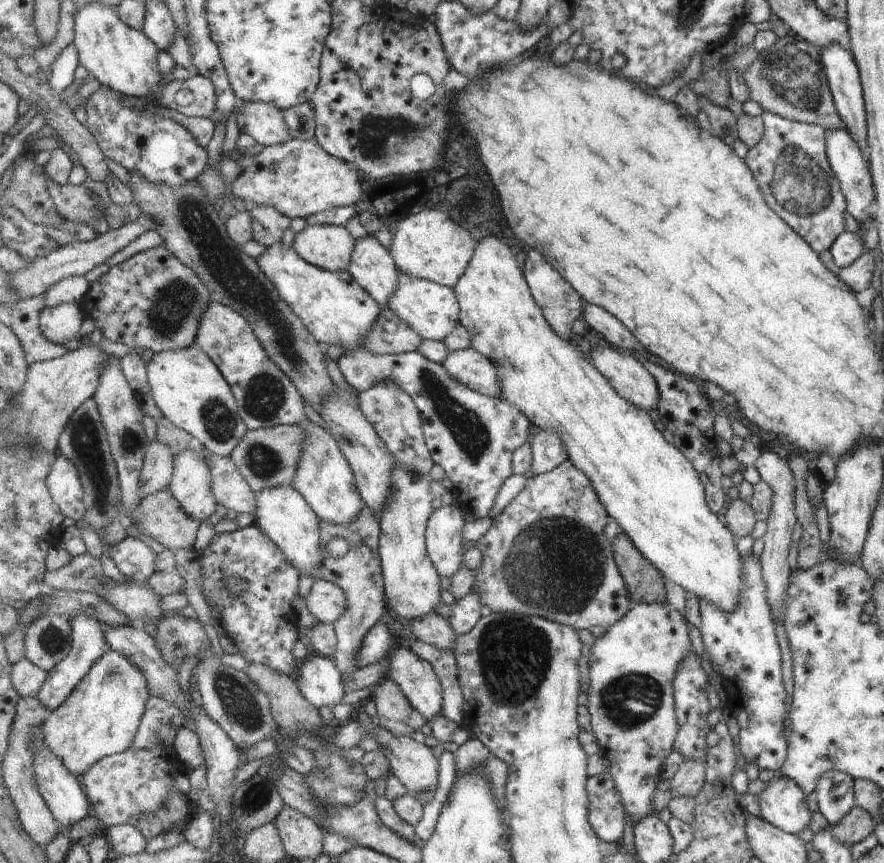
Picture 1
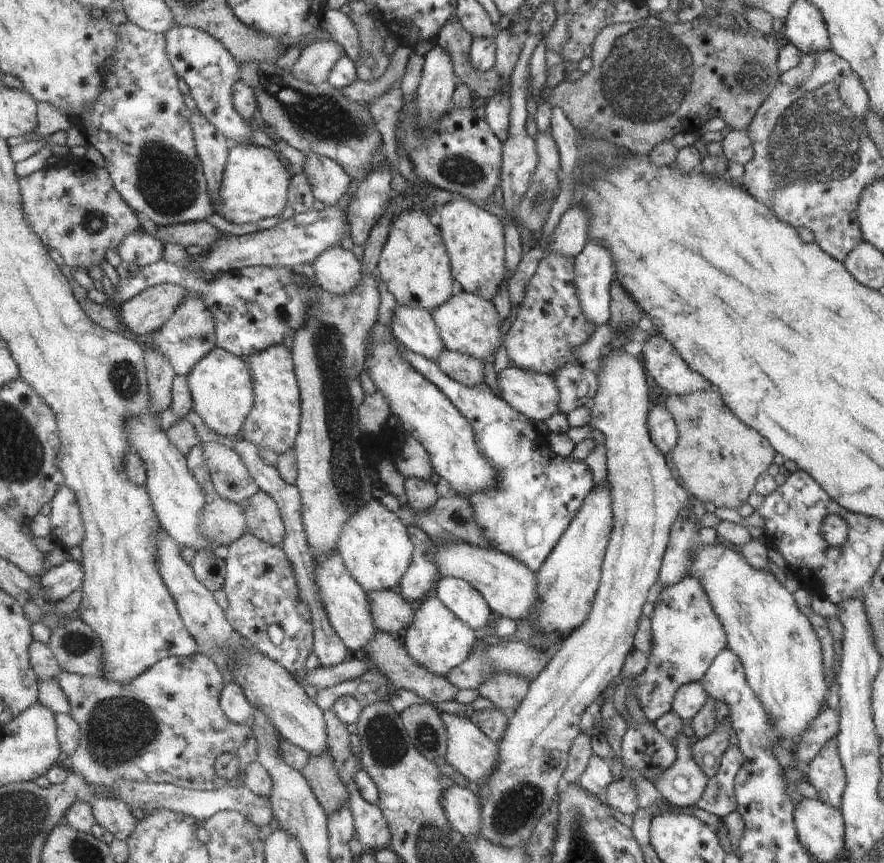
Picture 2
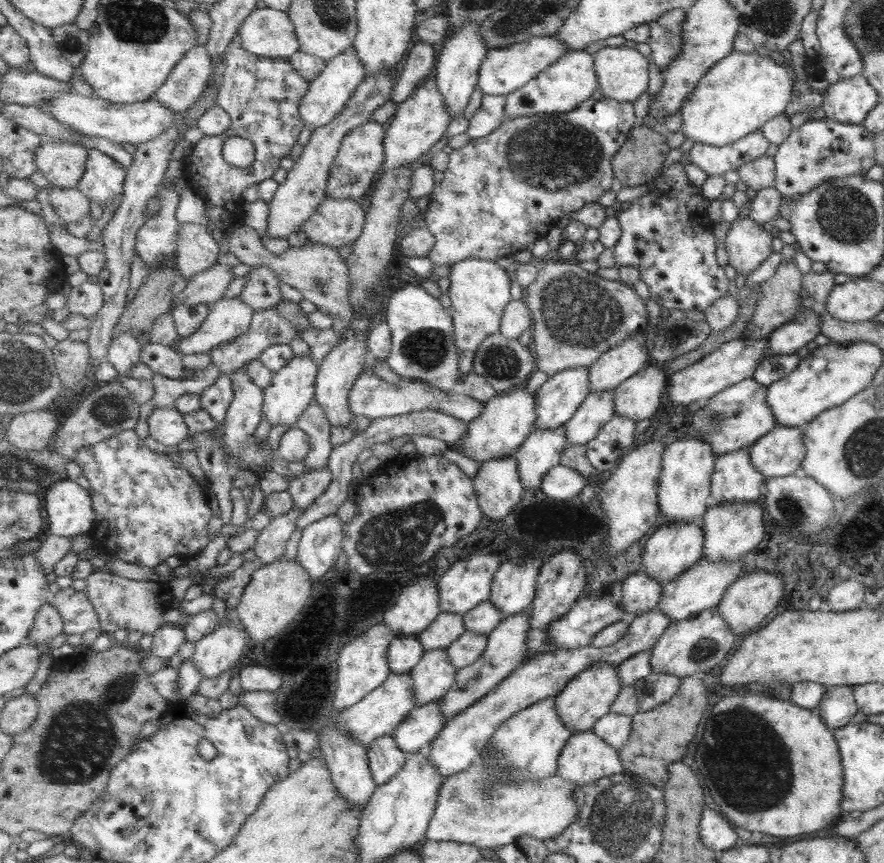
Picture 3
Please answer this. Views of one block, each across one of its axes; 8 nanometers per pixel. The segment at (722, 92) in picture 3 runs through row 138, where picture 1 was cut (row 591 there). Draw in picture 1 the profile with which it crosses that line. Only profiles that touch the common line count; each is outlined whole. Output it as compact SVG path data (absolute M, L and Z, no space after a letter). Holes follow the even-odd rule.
M483 238L477 243L476 252L473 255L472 261L465 271L463 277L454 288L457 295L457 300L460 302L460 324L463 325L469 332L472 342L472 347L485 355L495 364L500 376L500 398L502 401L511 403L513 406L528 416L528 419L533 424L535 432L553 431L566 444L568 458L575 466L582 470L591 480L596 493L599 495L600 501L604 504L605 510L612 520L617 522L623 532L628 534L628 537L633 541L633 544L653 563L667 579L680 585L688 595L695 596L699 599L713 603L717 608L730 612L739 604L739 598L743 594L743 560L739 558L733 540L731 540L731 531L727 530L715 514L711 514L707 505L707 495L704 493L703 484L700 482L699 475L693 463L681 452L673 443L670 443L662 432L655 428L655 422L649 418L646 410L632 403L629 399L622 396L616 387L609 382L609 379L594 365L585 358L582 352L577 351L577 348L571 344L569 339L563 338L553 327L552 323L545 318L544 311L533 298L532 290L527 282L523 268L519 268L519 262L515 258L515 254L511 252L509 246L505 246L499 238Z

